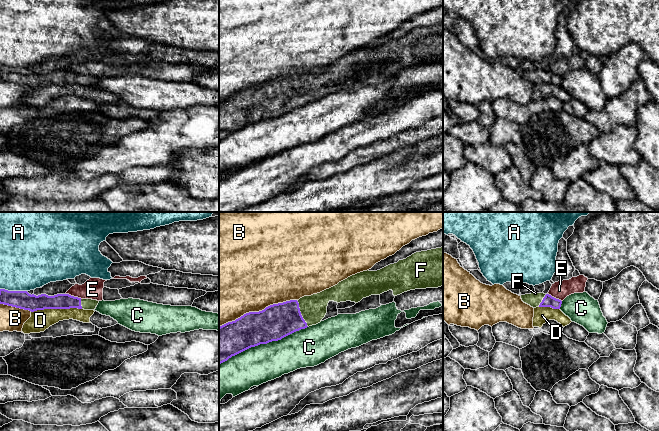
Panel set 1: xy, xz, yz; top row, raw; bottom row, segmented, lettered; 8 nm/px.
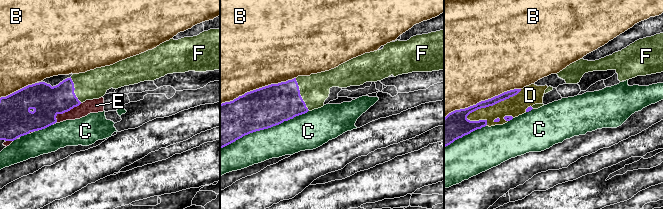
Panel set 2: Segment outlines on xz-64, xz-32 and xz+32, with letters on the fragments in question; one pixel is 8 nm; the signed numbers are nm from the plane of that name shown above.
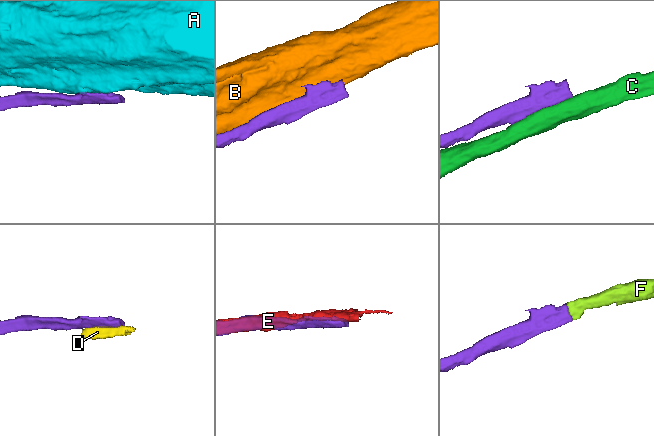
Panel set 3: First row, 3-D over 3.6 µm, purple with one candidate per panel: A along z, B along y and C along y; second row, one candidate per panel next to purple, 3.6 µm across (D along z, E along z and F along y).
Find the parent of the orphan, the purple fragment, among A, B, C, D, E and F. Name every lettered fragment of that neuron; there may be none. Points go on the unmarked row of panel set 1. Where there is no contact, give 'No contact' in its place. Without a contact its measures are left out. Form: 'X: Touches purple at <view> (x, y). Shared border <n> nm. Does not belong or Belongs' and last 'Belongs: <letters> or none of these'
A: Touches purple at xy (13, 67). Shared border 220 nm. Does not belong
B: Touches purple at xz (257, 88). Shared border 650 nm. Does not belong
C: Touches purple at xz (263, 119). Shared border 750 nm. Does not belong
D: Touches purple at xy (56, 84). Shared border 400 nm. Does not belong
E: Touches purple at xy (73, 72). Shared border 140 nm. Does not belong
F: Touches purple at xz (300, 89). Shared border 240 nm. Belongs
Belongs: F

